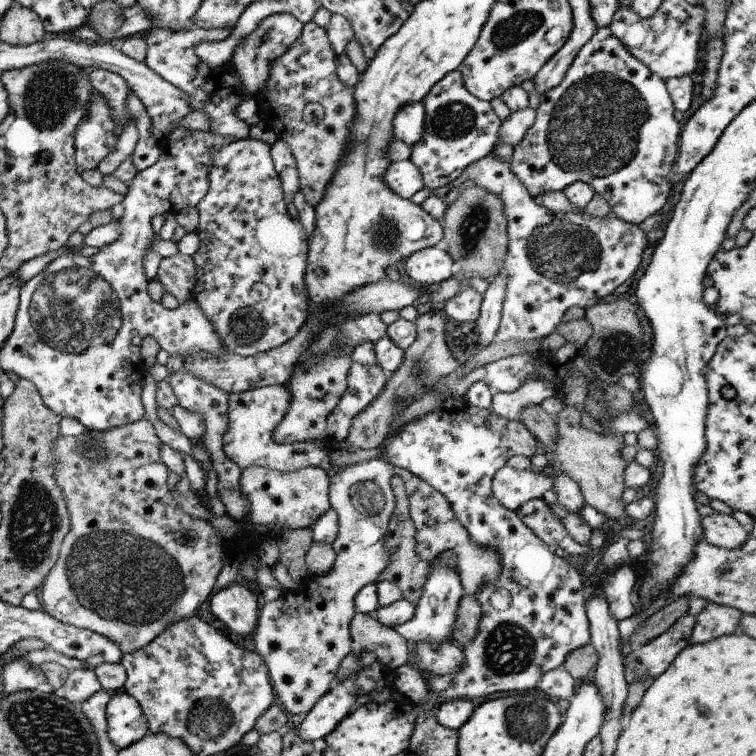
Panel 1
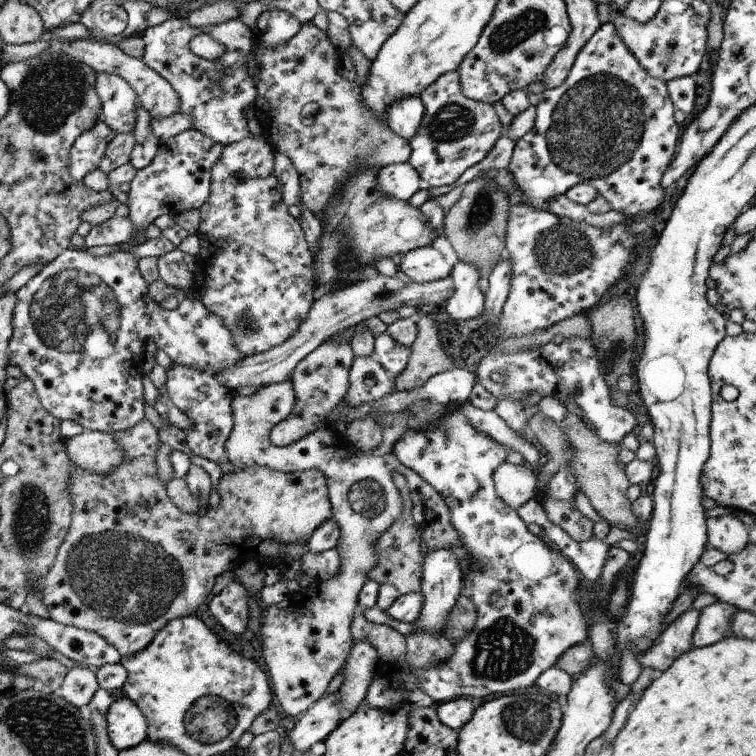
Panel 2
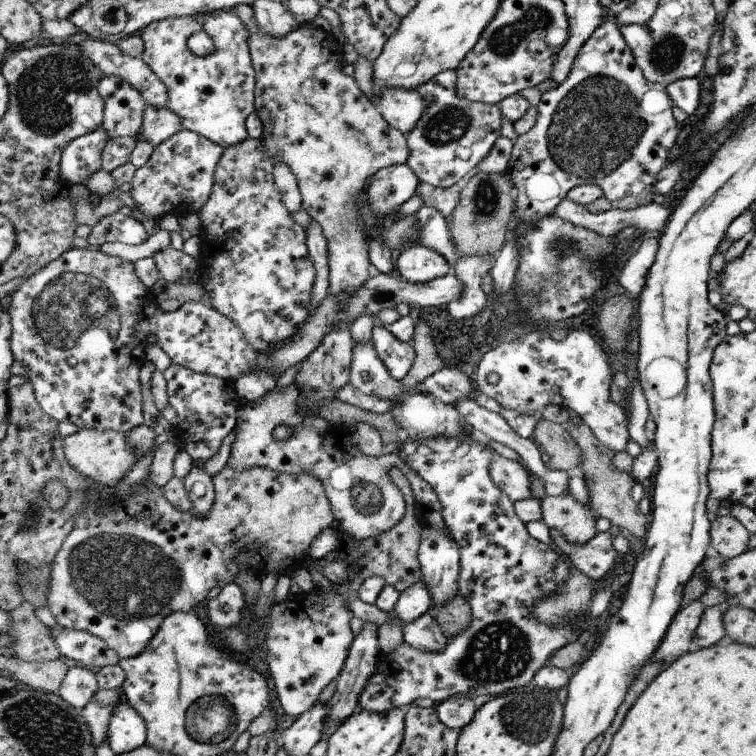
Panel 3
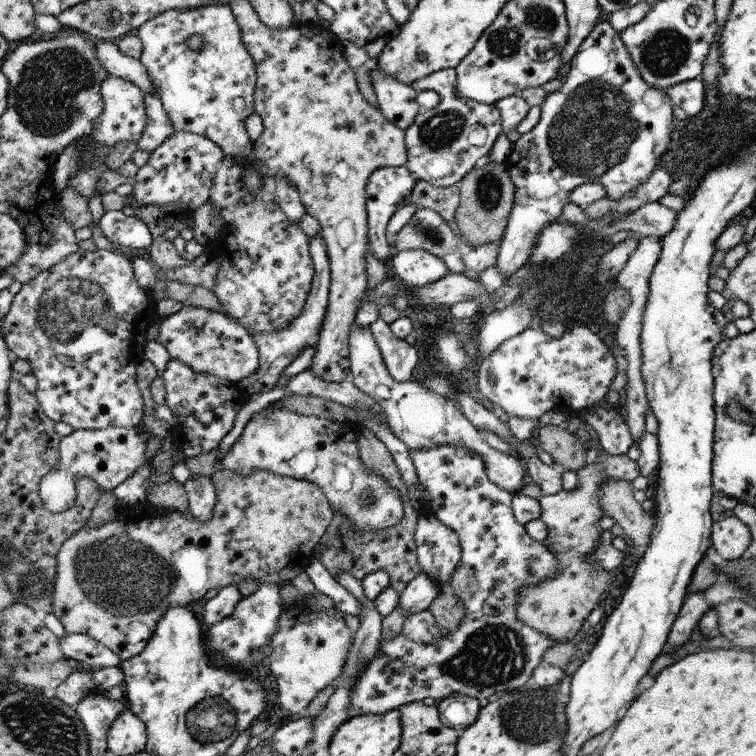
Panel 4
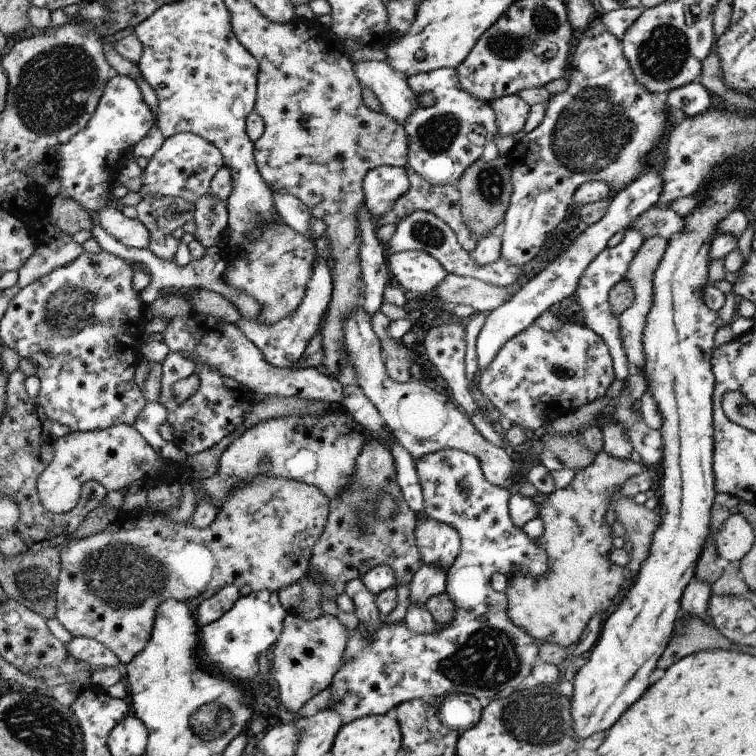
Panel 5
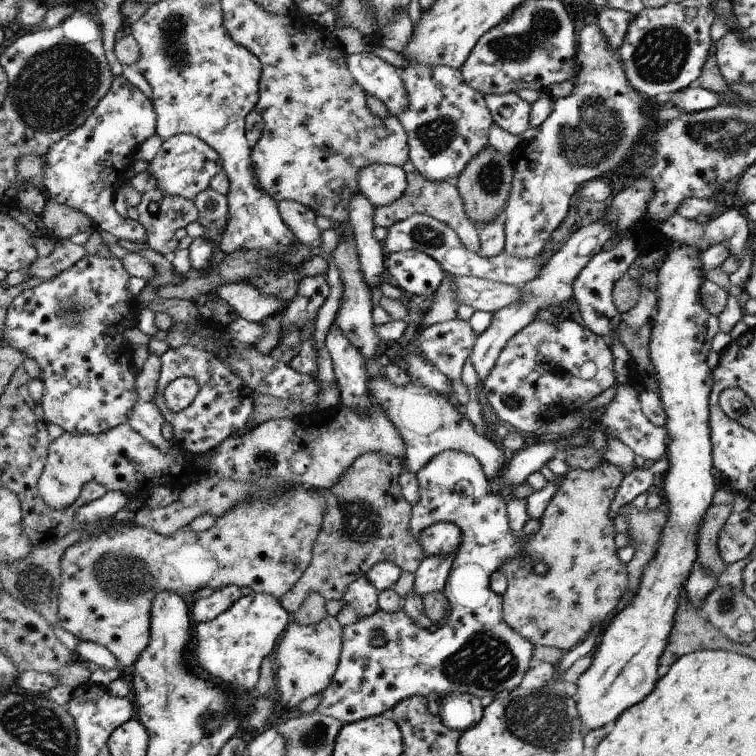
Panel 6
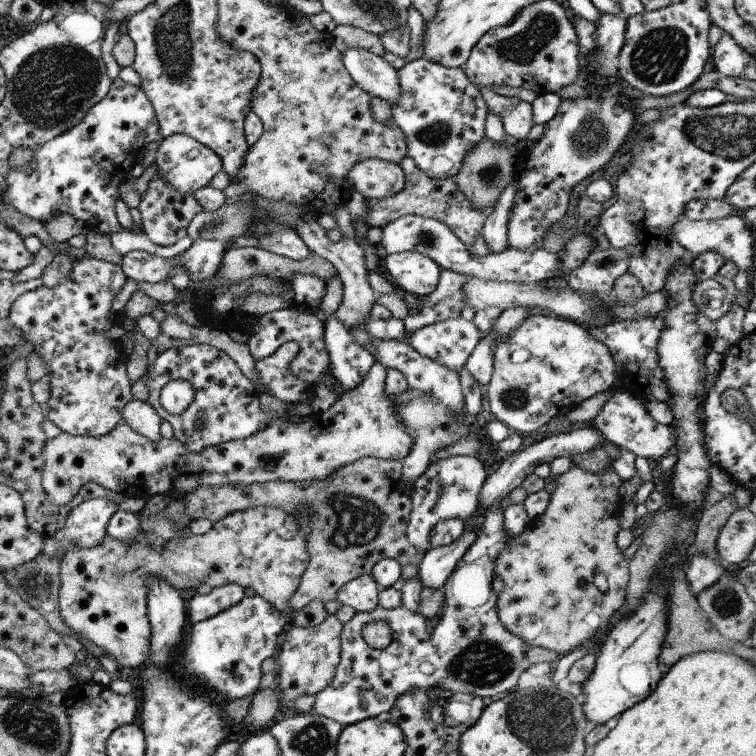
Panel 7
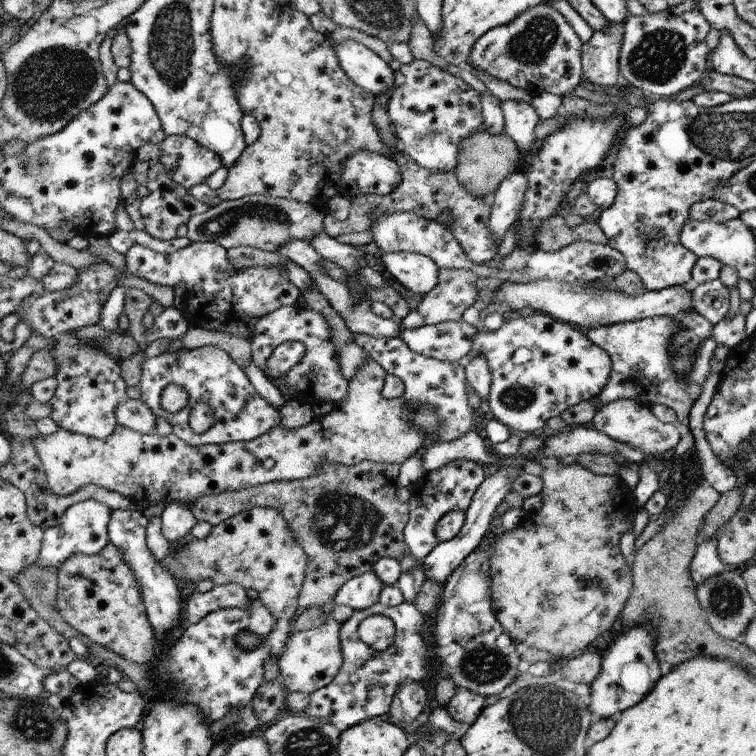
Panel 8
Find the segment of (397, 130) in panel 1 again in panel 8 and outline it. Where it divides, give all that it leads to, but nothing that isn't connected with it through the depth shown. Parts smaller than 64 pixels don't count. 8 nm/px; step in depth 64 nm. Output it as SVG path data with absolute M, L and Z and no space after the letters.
M353 41L335 45L344 72L364 91L384 95L395 85L395 71L378 54Z

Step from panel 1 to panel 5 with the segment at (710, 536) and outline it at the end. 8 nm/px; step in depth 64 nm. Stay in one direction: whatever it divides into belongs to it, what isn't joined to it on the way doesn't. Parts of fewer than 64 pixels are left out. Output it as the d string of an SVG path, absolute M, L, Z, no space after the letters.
M740 513L730 515L714 534L718 556L731 564L740 561L755 543L752 526Z

